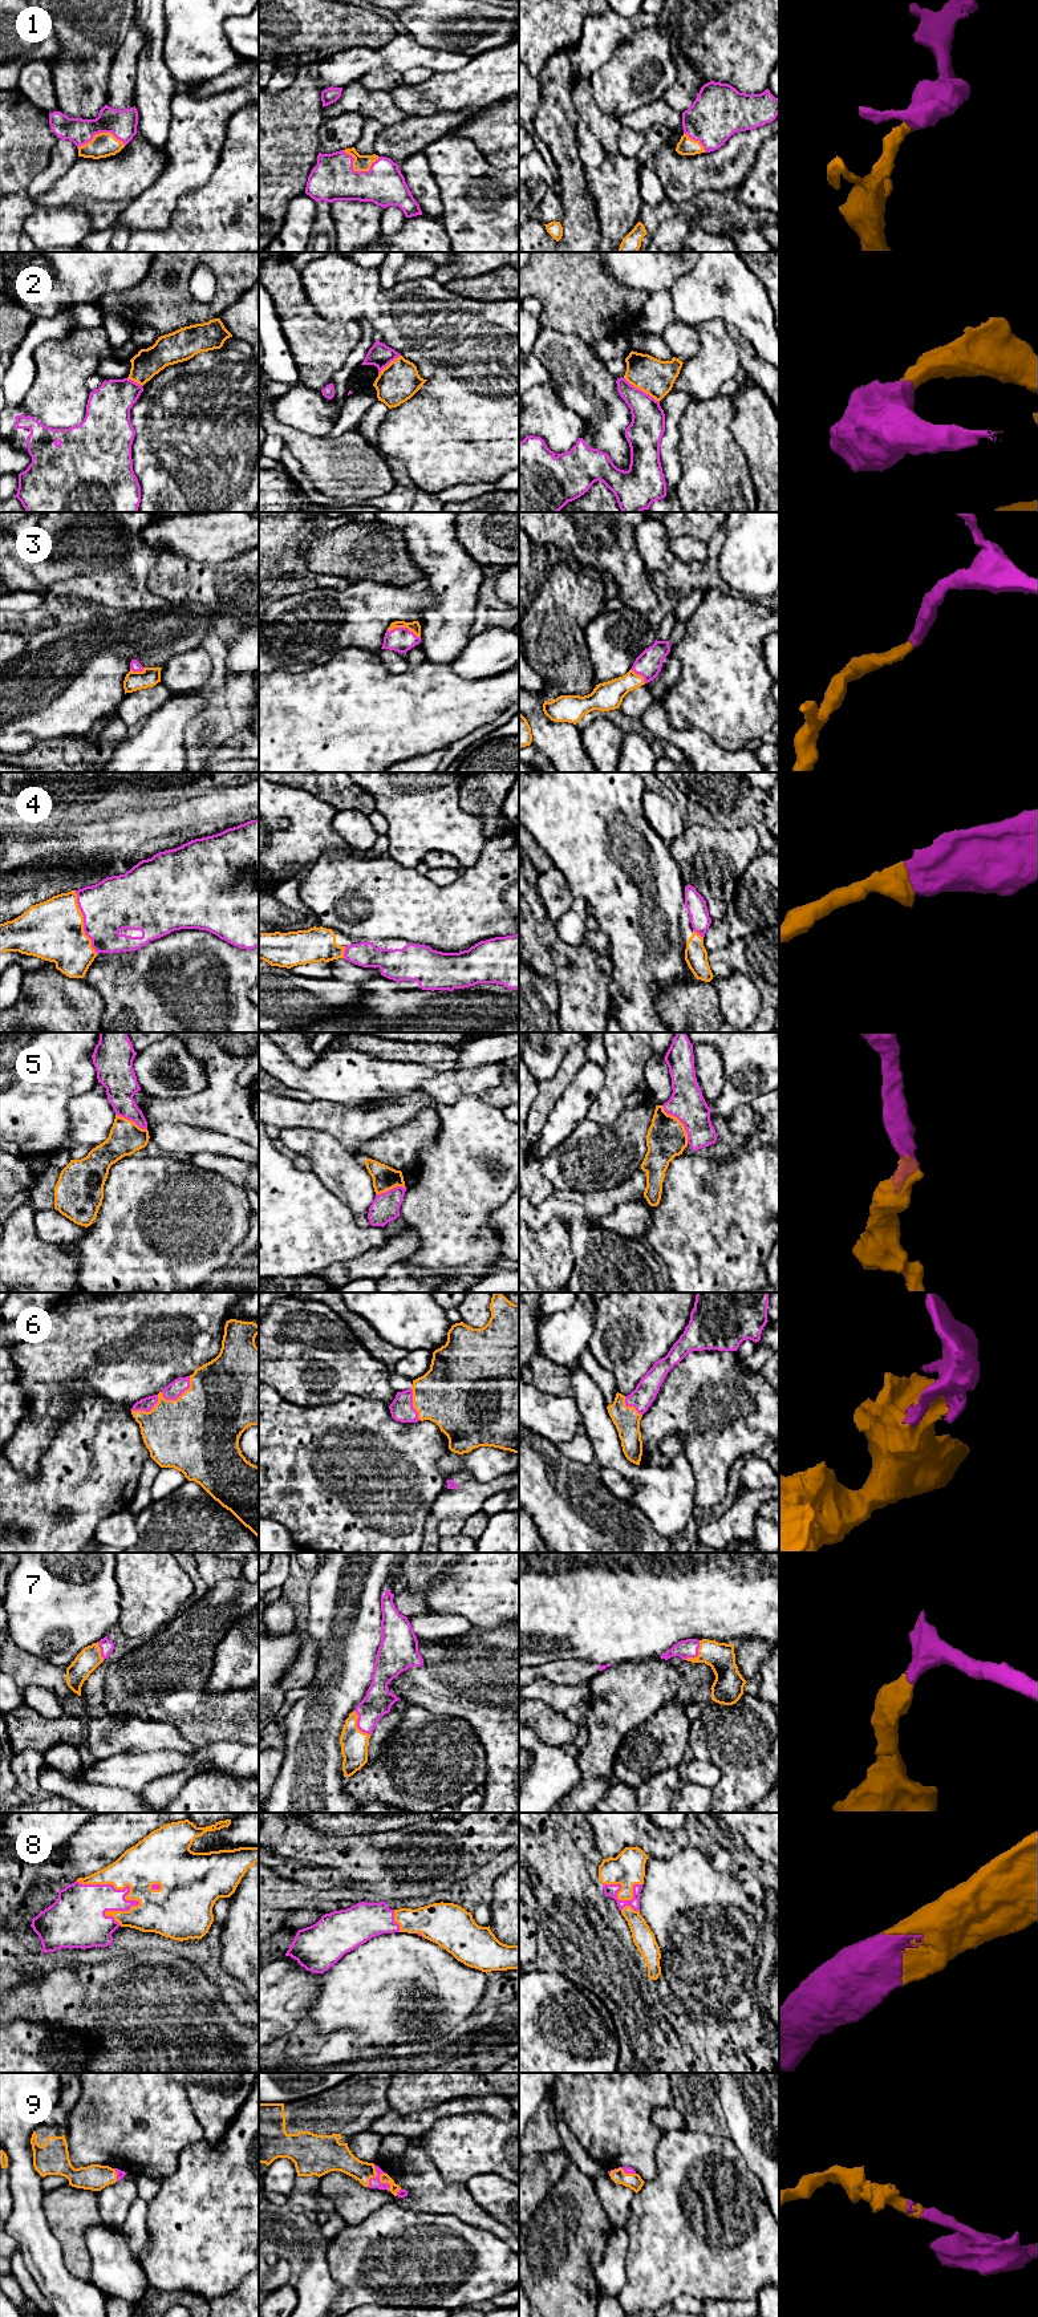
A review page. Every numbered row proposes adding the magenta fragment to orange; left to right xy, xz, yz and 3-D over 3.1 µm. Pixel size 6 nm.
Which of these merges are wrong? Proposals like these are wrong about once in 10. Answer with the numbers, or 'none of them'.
2

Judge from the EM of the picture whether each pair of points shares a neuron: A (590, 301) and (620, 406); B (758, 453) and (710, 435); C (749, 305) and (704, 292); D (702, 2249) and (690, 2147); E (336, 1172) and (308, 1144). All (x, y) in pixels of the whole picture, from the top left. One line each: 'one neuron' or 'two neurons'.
A: two neurons
B: two neurons
C: one neuron
D: one neuron
E: one neuron

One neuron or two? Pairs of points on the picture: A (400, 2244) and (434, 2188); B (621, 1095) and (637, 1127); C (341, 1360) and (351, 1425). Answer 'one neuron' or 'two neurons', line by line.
A: two neurons
B: two neurons
C: two neurons

